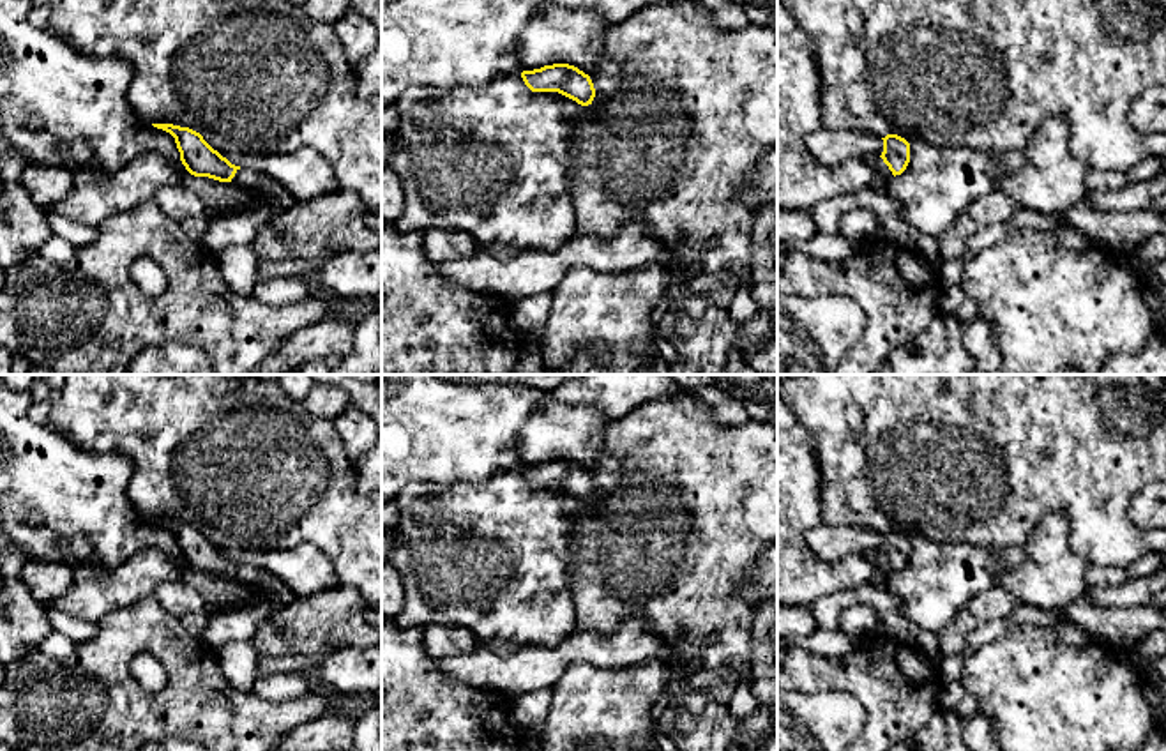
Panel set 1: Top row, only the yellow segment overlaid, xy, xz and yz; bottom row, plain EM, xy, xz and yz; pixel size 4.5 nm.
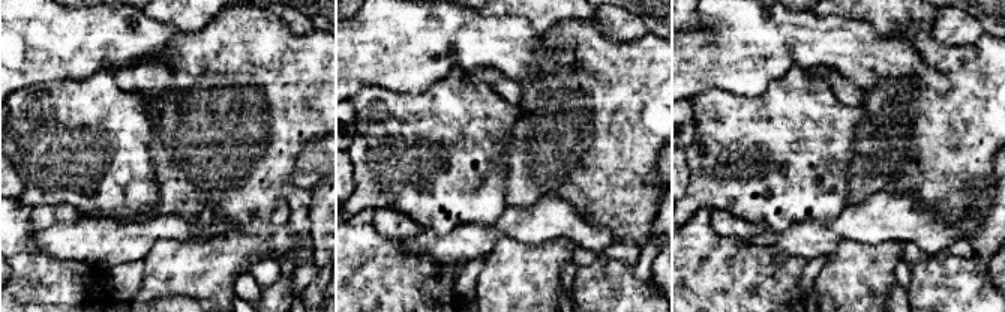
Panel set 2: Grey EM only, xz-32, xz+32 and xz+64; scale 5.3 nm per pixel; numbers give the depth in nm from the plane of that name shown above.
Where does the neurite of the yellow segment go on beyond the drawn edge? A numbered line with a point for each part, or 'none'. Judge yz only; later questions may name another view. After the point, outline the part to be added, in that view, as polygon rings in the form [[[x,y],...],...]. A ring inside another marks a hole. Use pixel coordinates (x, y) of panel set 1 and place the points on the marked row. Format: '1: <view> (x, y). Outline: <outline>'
1: yz (884, 174). Outline: [[[880,156],[878,157],[871,157],[867,161],[874,168],[874,173],[876,173],[873,187],[887,189],[887,182],[894,177],[892,171],[889,170],[889,166],[883,163],[883,159]]]

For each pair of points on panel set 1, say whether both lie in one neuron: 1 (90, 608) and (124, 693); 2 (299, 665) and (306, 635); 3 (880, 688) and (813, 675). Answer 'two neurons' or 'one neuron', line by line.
1: two neurons
2: two neurons
3: one neuron

